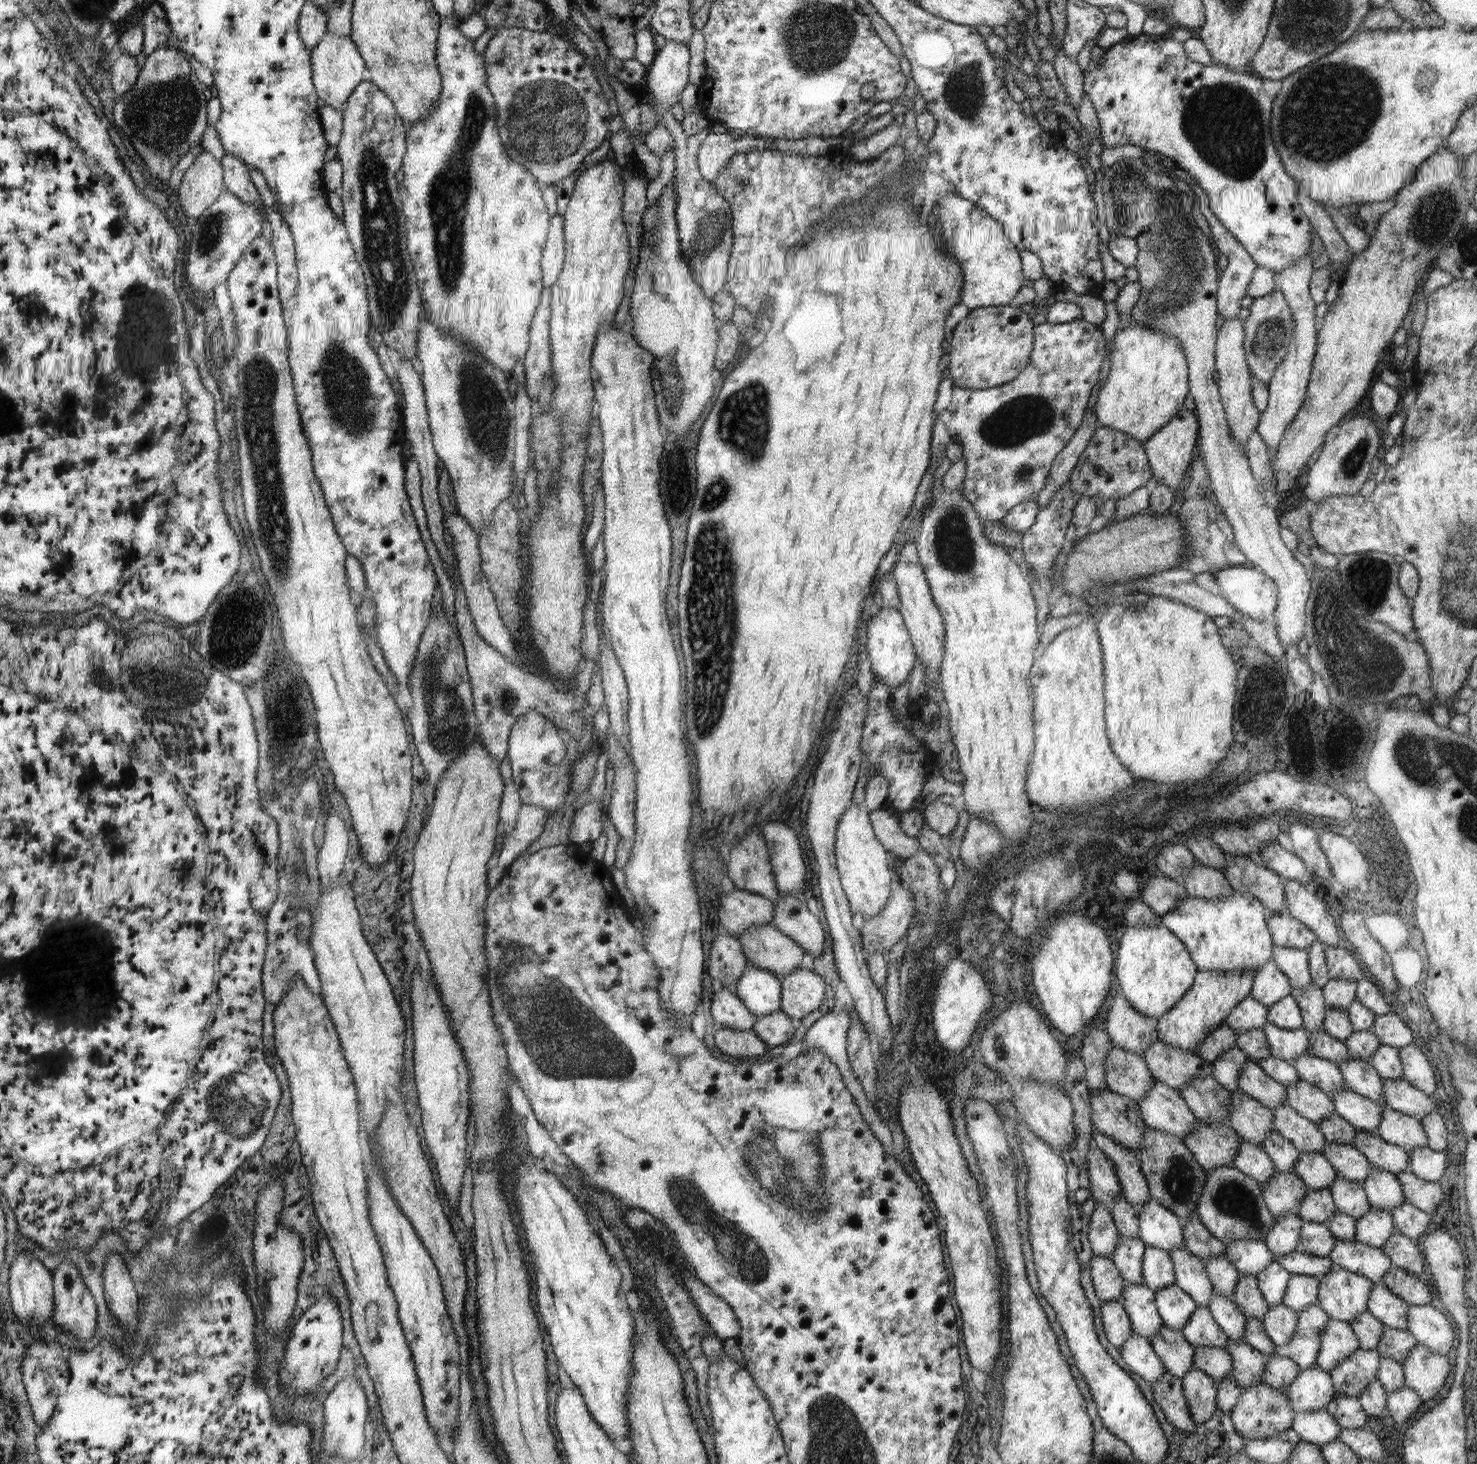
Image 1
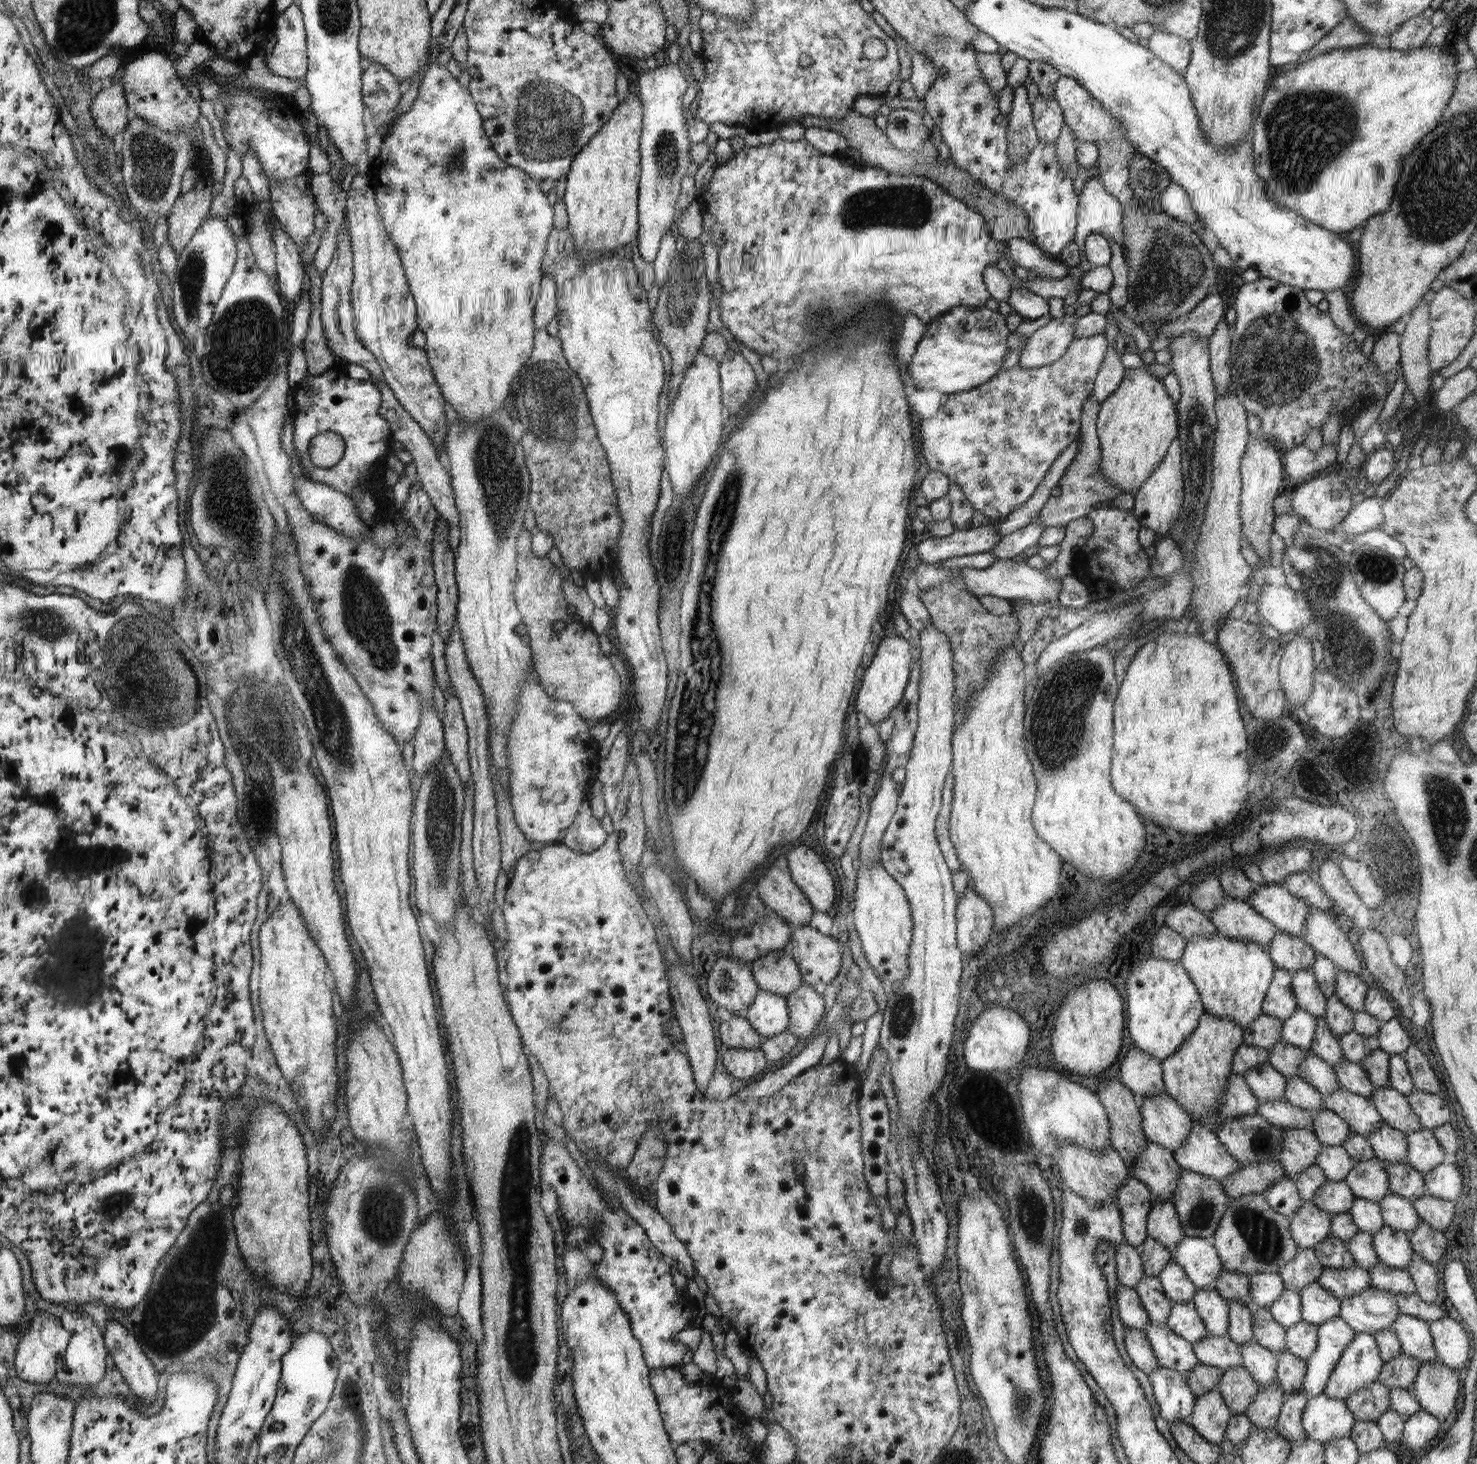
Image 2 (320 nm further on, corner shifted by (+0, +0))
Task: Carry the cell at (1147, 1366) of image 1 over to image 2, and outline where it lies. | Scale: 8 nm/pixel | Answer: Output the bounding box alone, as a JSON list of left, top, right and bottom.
[1148,1367,1196,1423]

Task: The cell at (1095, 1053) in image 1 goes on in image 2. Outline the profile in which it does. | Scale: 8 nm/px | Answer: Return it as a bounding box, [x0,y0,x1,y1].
[1098,1077,1149,1167]

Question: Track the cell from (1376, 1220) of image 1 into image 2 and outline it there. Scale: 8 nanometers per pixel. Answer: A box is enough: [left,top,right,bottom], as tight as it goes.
[1372,1225,1415,1270]

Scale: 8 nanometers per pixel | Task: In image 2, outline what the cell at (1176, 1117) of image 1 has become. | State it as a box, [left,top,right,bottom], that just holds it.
[1174,1124,1241,1184]

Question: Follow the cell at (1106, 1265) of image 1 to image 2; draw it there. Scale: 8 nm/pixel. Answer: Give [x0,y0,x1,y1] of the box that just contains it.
[1112,1282,1151,1331]

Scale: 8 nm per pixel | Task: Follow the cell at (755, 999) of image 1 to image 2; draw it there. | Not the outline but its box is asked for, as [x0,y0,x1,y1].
[746,991,788,1038]

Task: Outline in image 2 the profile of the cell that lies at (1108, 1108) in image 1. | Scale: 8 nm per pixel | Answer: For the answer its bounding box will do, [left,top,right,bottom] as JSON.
[1128,1141,1182,1200]

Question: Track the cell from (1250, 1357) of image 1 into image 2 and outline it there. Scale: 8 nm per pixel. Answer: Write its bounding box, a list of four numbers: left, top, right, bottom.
[1245,1381,1284,1429]

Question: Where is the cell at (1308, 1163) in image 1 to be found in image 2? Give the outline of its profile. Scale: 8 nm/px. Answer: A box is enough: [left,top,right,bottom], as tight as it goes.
[1313,1180,1356,1215]

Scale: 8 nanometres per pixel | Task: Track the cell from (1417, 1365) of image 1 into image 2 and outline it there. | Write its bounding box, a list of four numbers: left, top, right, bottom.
[1411,1358,1460,1424]

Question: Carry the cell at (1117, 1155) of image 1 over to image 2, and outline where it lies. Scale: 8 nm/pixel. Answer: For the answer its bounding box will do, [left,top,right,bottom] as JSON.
[1147,1199,1185,1256]

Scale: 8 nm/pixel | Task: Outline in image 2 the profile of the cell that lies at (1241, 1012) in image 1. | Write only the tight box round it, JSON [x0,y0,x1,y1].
[1243,1013,1283,1049]

